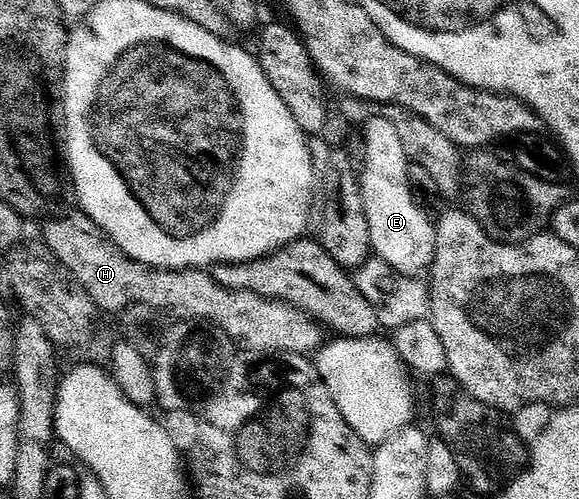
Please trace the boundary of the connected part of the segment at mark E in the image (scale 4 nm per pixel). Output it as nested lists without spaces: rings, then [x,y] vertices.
[[[382,118],[368,120],[363,124],[364,131],[364,171],[359,172],[360,192],[364,198],[366,221],[370,225],[370,241],[375,258],[386,261],[399,274],[419,276],[419,271],[427,272],[436,256],[436,225],[433,216],[418,206],[410,193],[408,180],[409,157],[402,149],[402,141],[390,121]]]

